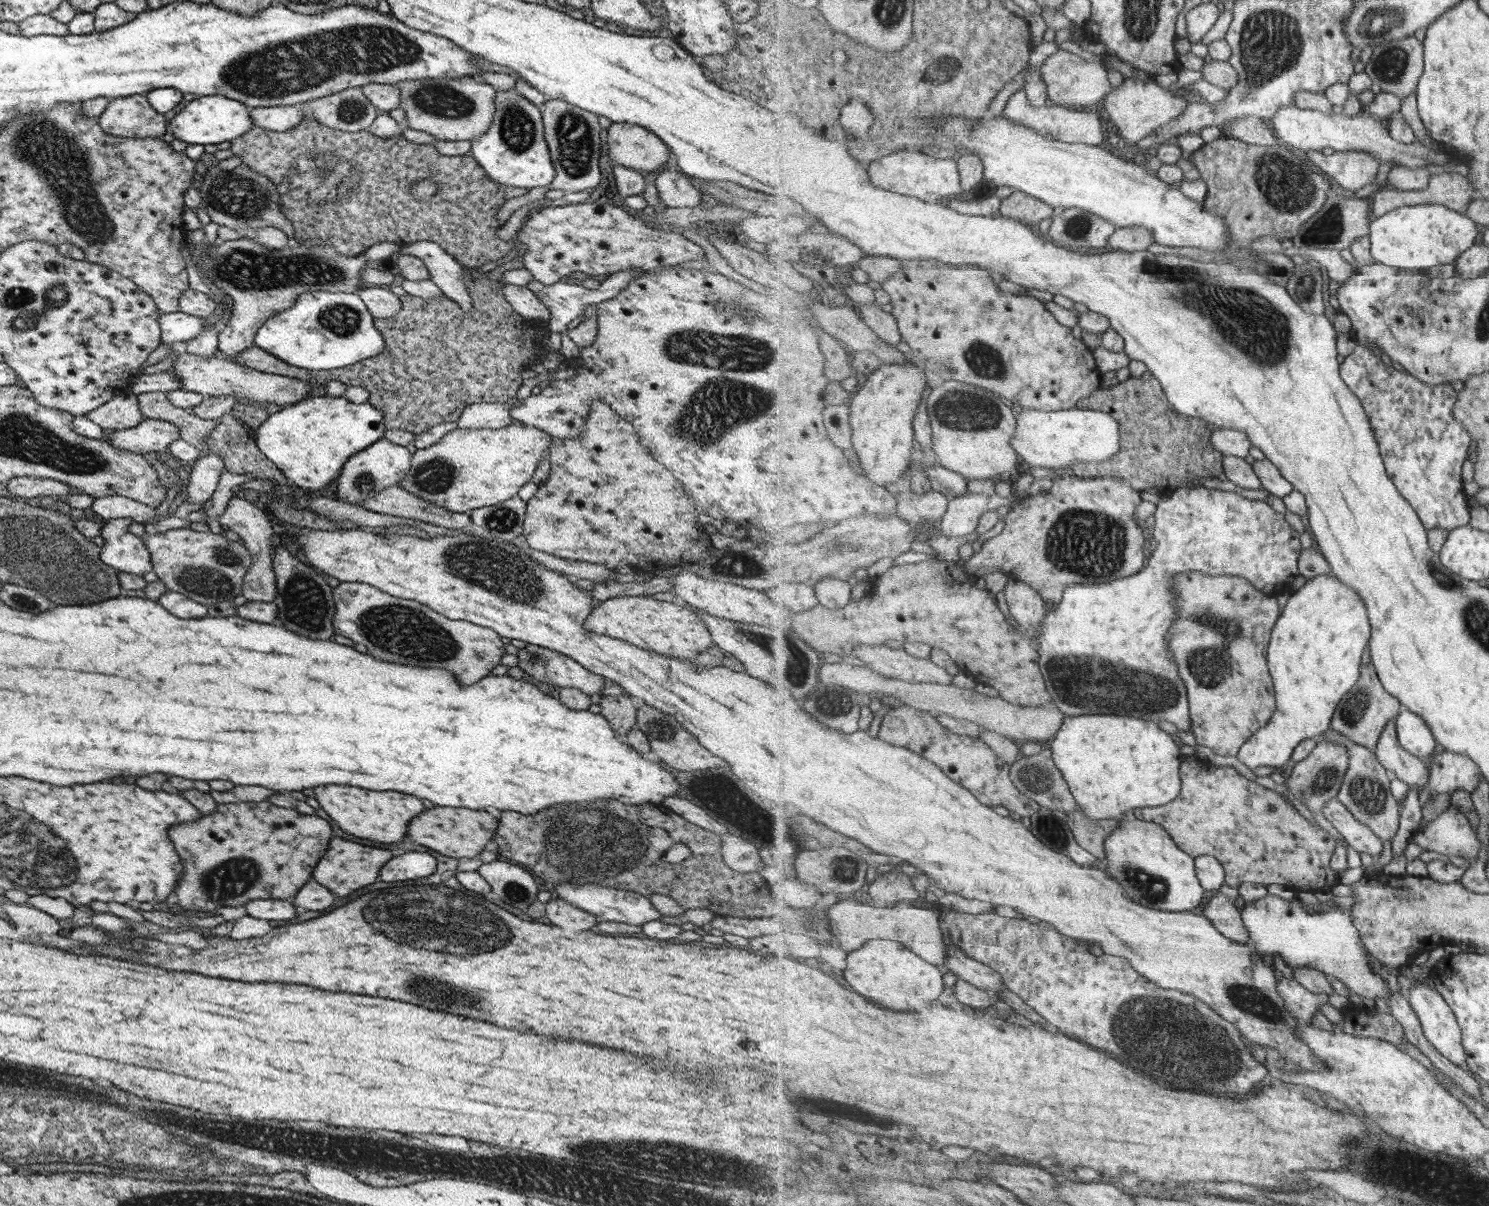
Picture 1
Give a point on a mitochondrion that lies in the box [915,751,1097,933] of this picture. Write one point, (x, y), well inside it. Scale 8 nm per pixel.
(1036, 777)

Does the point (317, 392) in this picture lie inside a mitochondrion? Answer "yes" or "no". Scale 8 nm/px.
no

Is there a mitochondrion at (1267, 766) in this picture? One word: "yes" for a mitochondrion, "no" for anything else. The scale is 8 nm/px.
no

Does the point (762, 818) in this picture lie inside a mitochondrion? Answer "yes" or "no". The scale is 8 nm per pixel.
yes

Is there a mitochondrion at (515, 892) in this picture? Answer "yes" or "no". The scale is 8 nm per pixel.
yes

